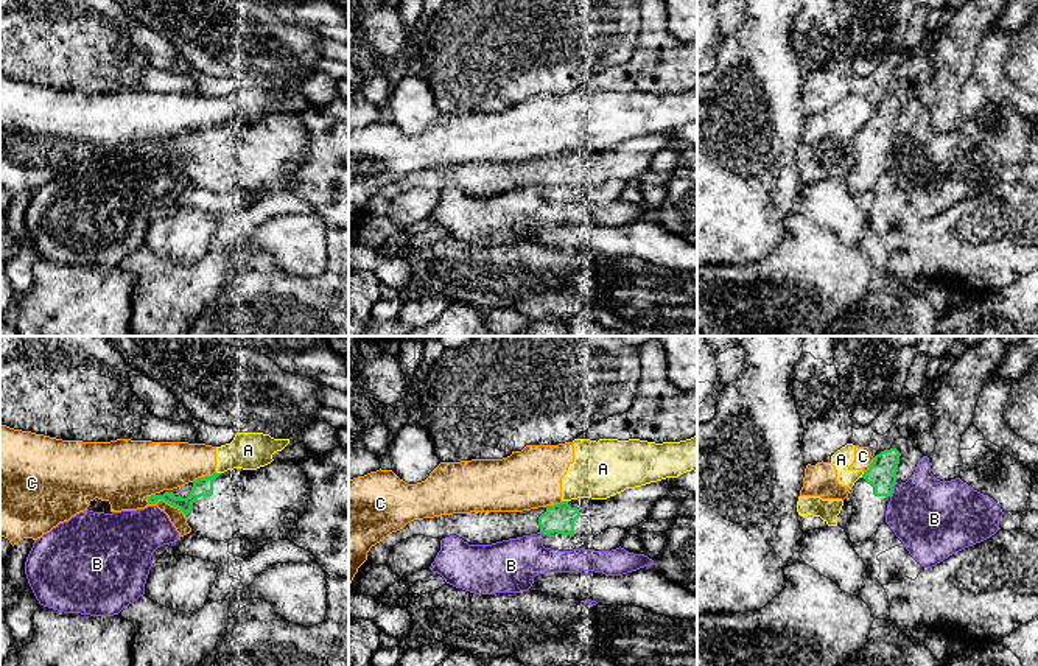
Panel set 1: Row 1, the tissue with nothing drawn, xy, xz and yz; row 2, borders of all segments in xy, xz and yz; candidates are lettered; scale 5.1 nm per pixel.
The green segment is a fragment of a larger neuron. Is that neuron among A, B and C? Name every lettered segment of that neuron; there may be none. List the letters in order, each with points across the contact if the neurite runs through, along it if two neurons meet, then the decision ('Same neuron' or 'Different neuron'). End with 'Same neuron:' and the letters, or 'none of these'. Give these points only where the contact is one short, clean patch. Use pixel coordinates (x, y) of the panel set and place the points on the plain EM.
A: Boundary: xz (562, 151), (567, 153). Different neuron
B: Boundary: yz (897, 134), (890, 148). Different neuron
C: Different neuron
Same neuron: none of these

